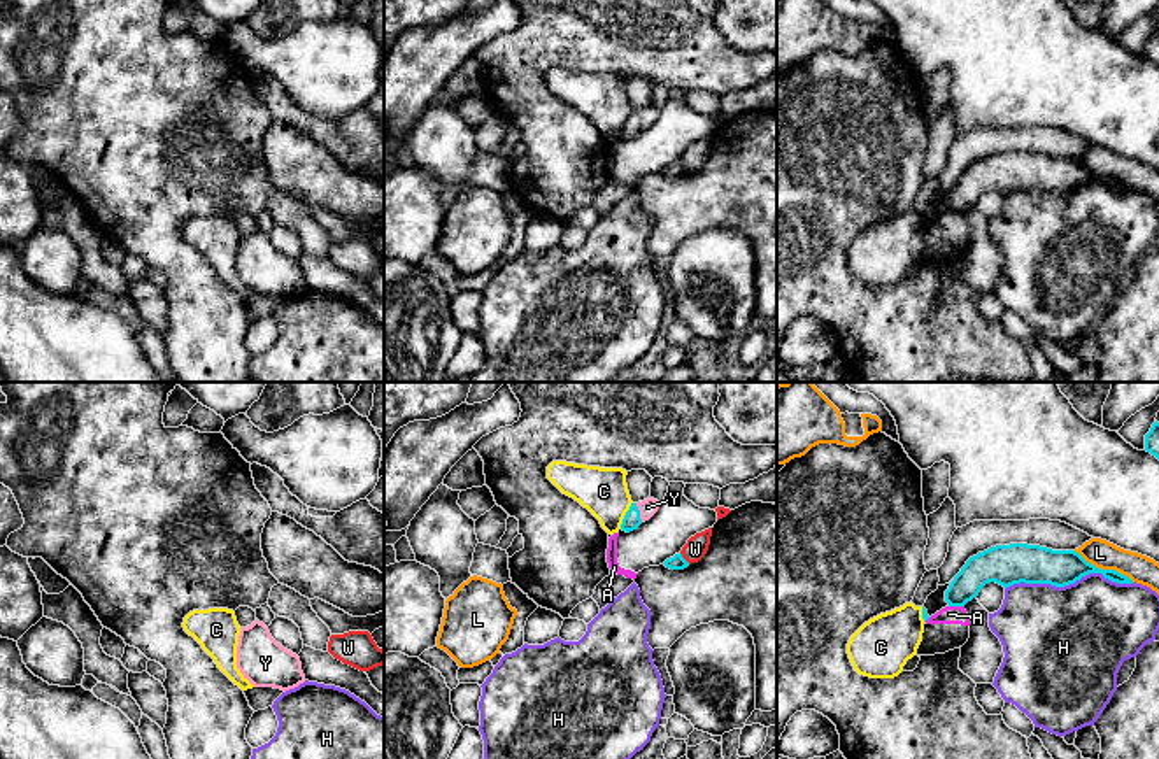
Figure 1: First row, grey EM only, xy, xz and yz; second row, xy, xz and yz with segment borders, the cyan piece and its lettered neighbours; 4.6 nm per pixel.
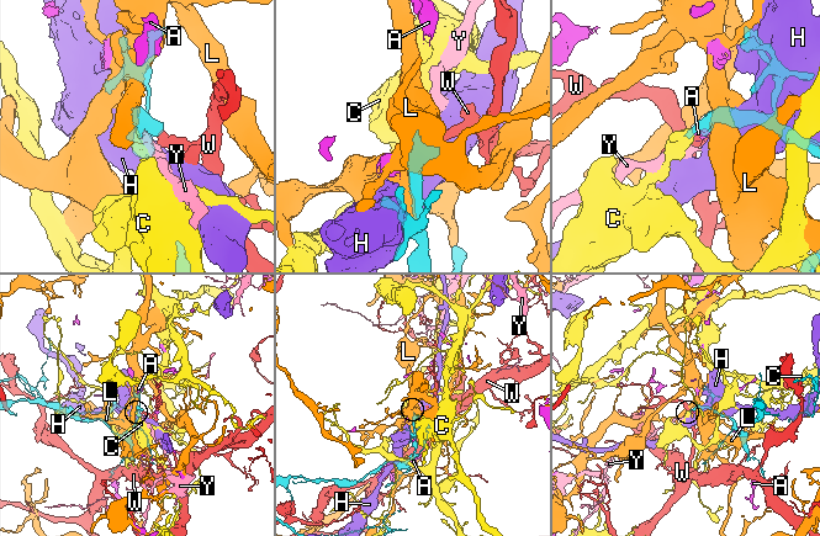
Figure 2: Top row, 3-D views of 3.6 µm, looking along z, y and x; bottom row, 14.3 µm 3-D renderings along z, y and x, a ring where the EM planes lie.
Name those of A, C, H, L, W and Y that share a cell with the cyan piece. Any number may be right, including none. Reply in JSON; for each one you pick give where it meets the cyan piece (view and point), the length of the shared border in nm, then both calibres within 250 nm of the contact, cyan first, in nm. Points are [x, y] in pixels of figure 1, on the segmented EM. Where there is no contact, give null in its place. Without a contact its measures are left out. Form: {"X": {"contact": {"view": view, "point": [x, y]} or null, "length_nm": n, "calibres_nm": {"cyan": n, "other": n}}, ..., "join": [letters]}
{"Y": {"contact": {"view": "xz", "point": [639, 512]}, "length_nm": 90, "calibres_nm": {"cyan": 80, "other": 80}}, "join": ["Y"]}

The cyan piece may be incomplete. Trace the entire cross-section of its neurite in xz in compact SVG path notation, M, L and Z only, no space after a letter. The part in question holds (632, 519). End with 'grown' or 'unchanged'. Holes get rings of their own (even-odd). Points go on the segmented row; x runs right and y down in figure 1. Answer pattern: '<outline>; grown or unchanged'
M647 498L638 503L631 503L629 510L626 512L621 529L629 533L636 529L642 522L649 521L659 508L659 501L654 498Z; grown

